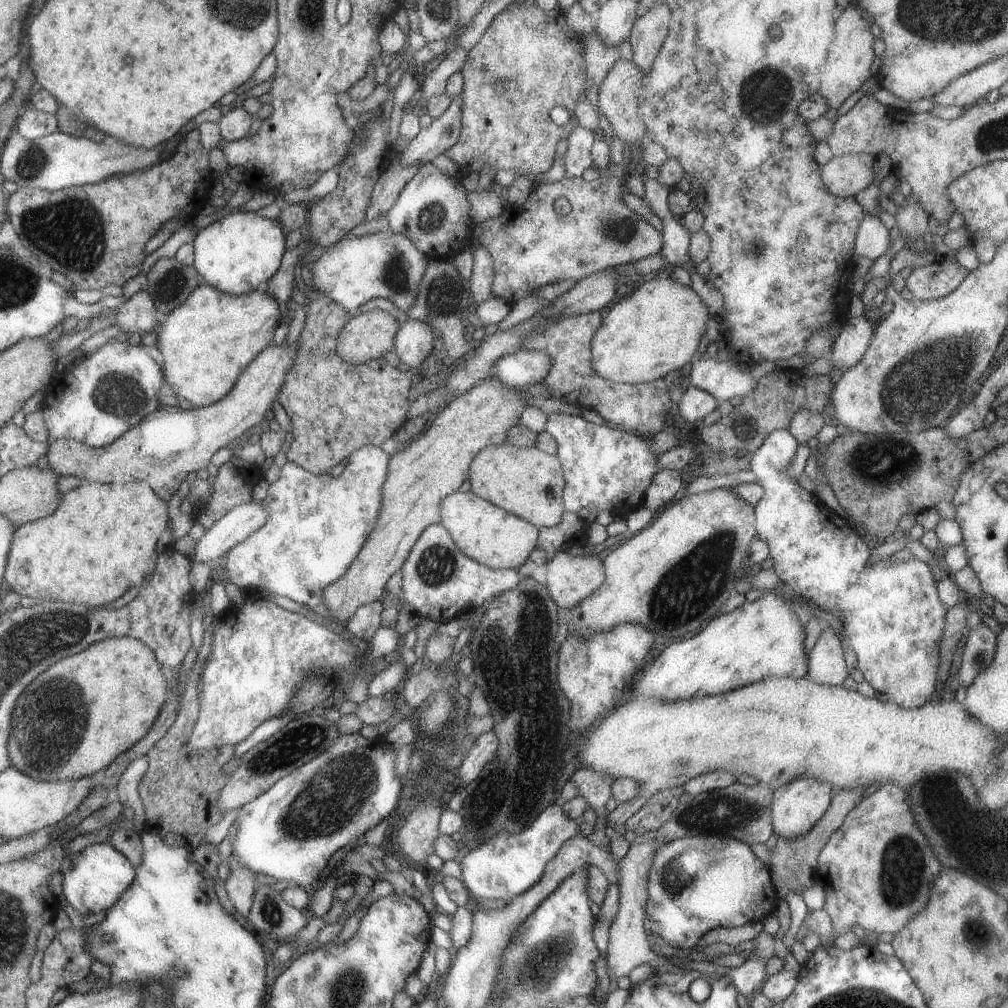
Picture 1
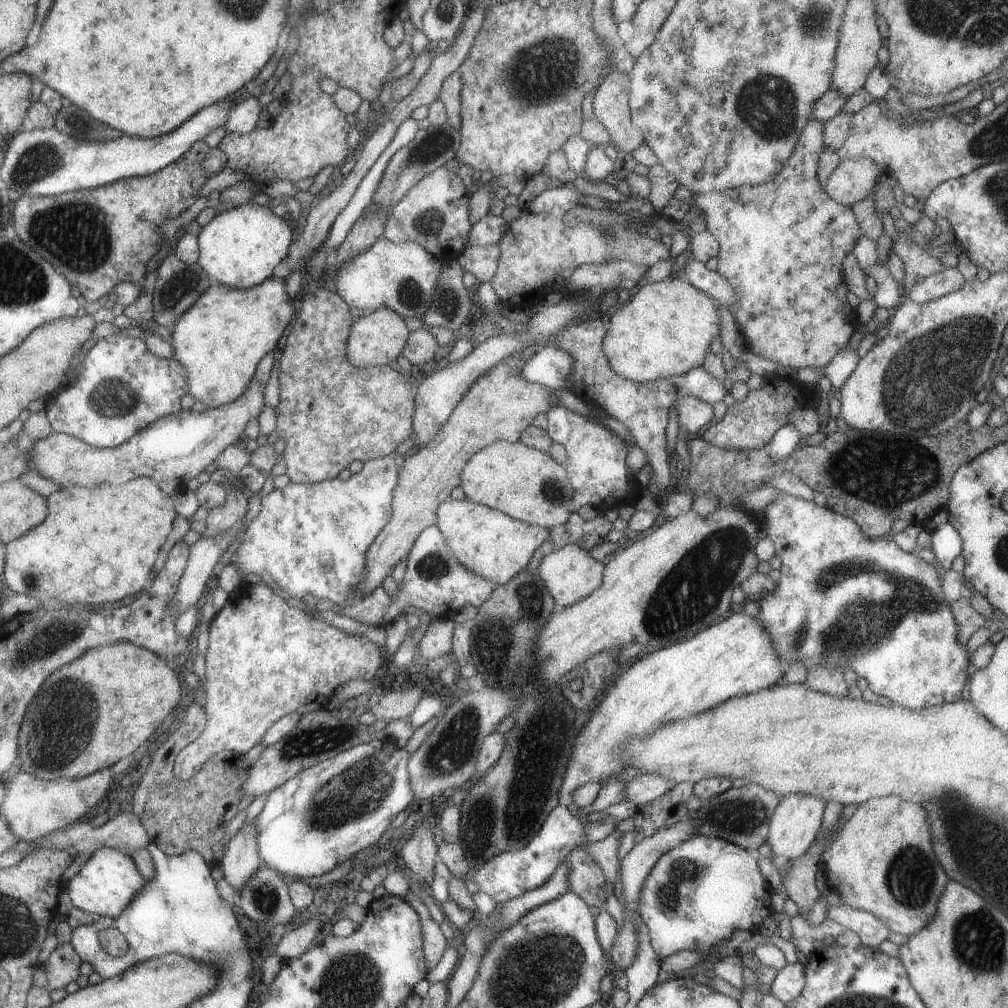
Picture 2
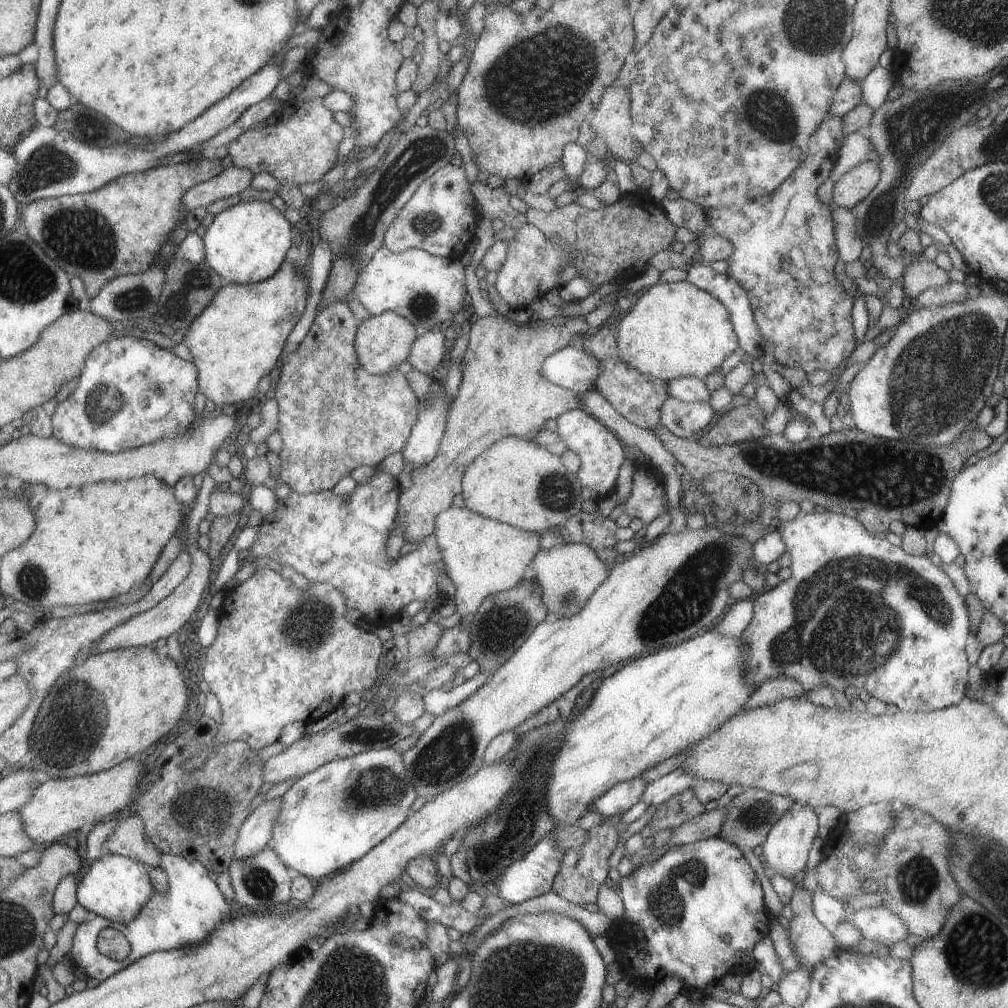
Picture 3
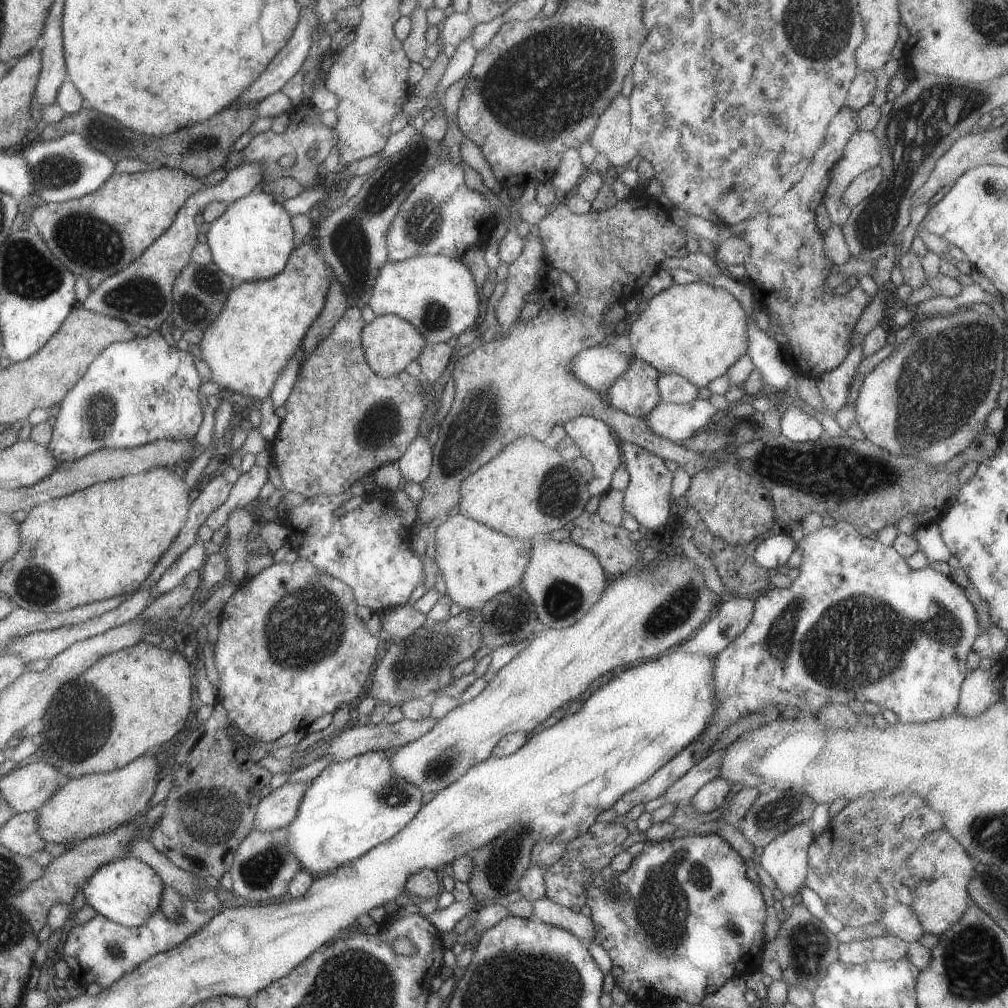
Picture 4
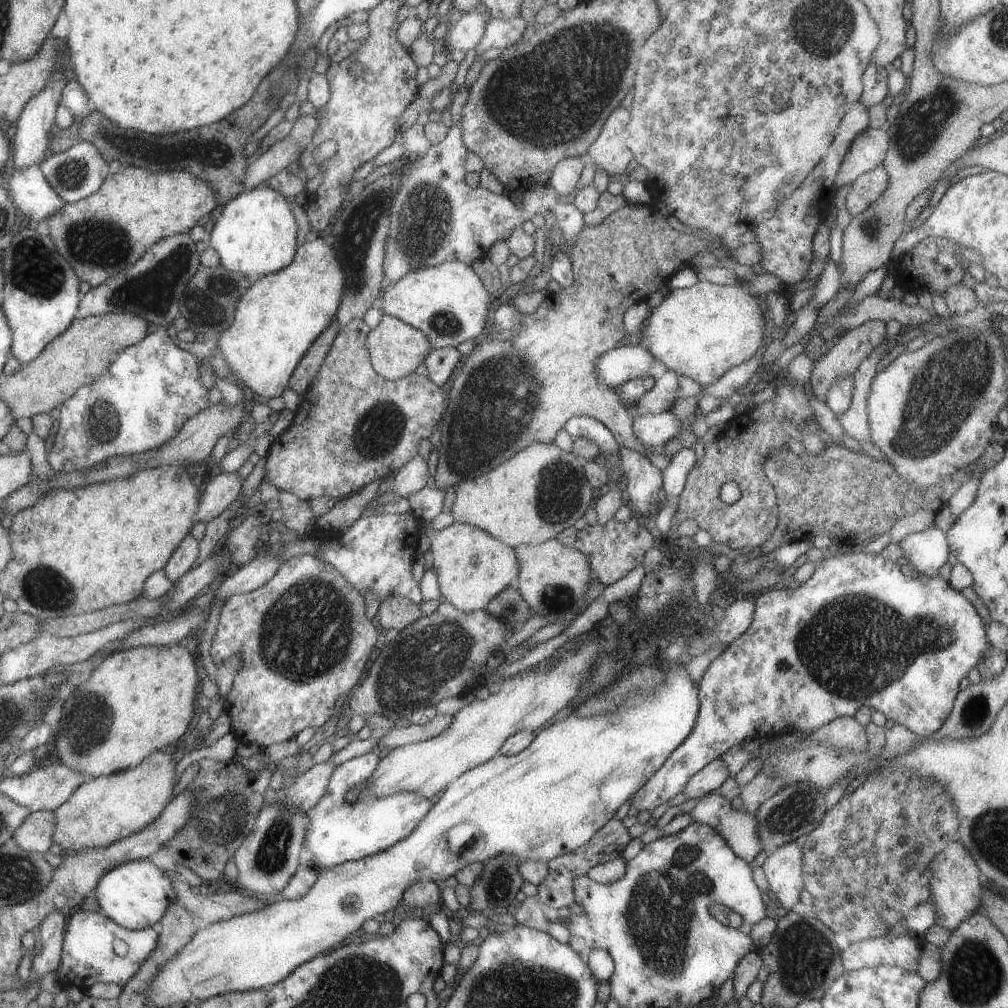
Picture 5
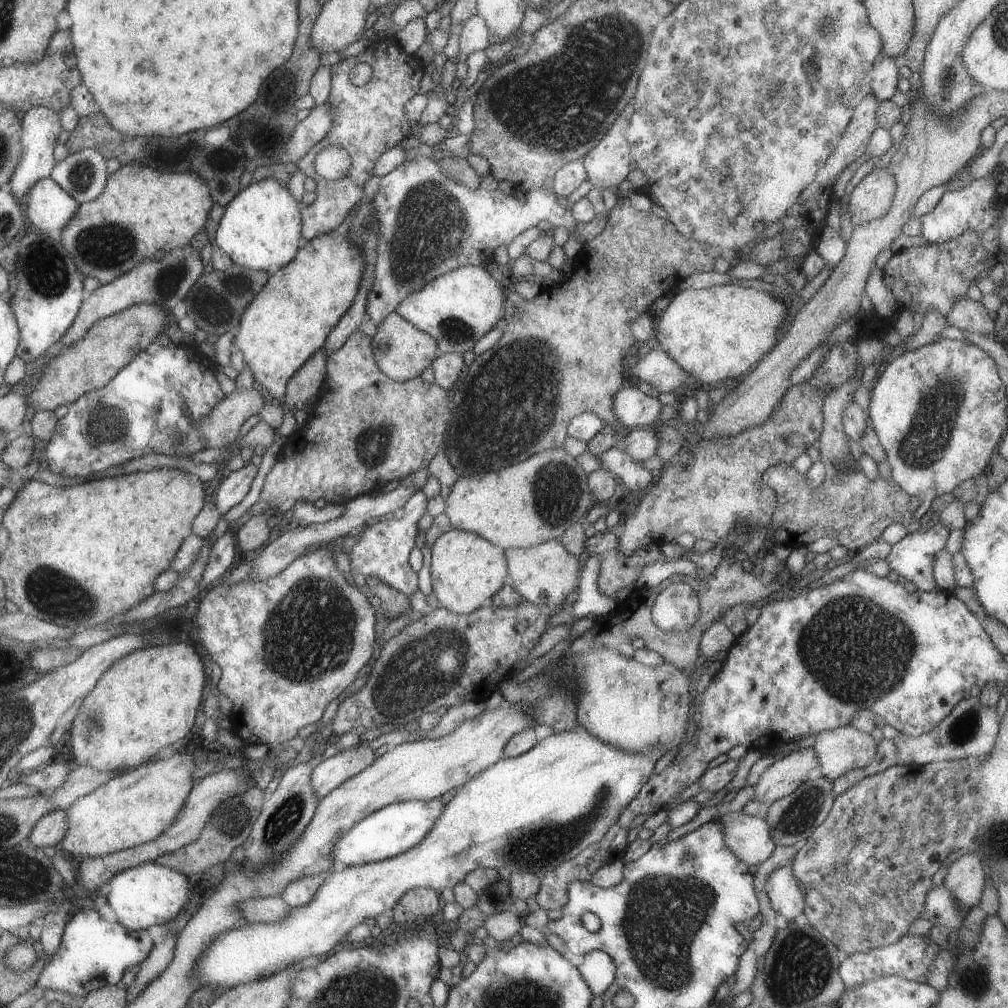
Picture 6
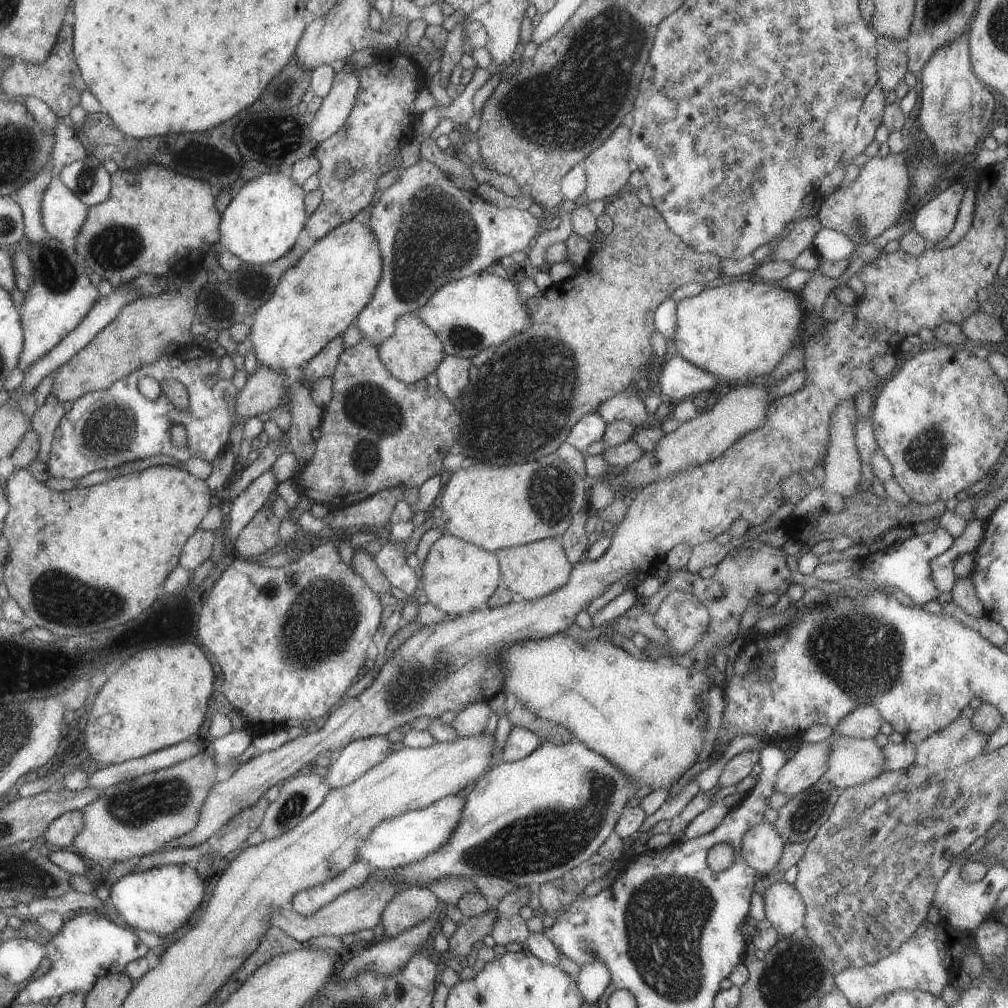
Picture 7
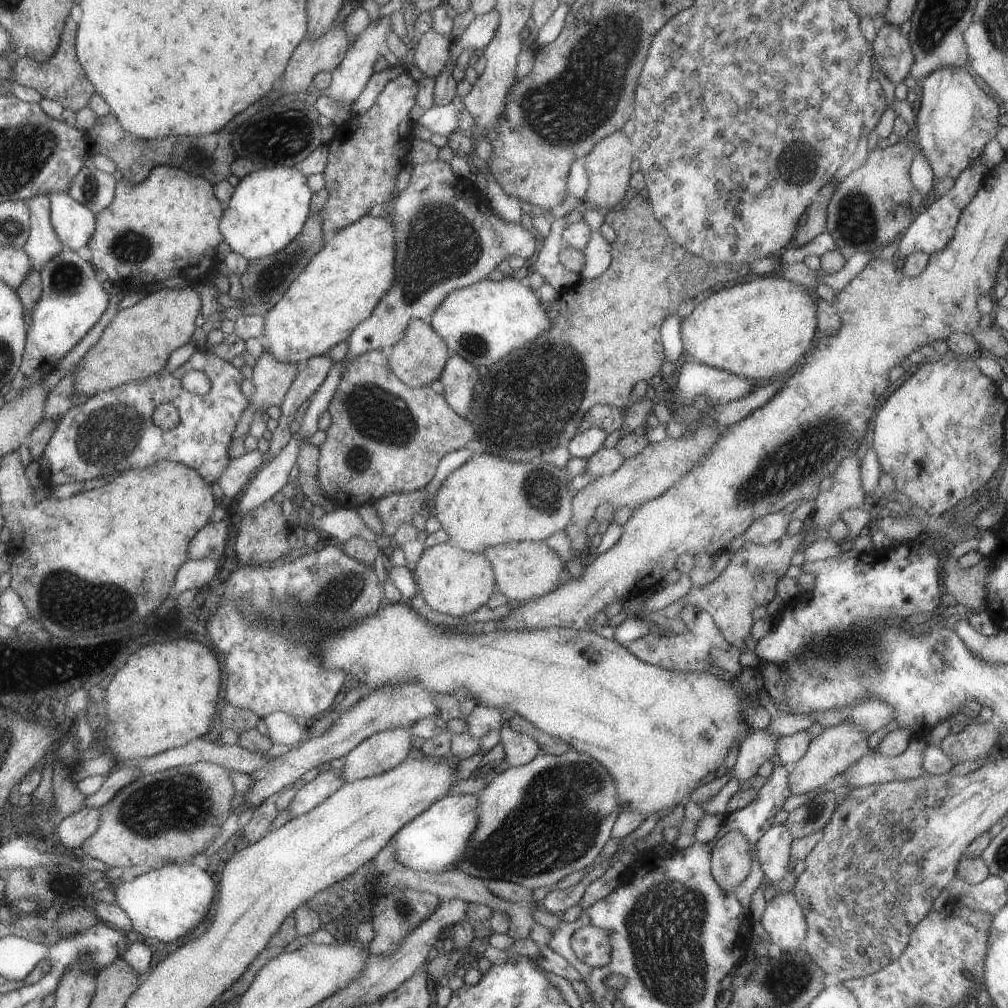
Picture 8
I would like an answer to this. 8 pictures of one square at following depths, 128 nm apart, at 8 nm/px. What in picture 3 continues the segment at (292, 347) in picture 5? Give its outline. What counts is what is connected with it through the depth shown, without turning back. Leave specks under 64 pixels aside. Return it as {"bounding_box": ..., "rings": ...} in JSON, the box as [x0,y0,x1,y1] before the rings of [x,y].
{"bounding_box":[181,260,307,410],"rings":[[[294,260],[287,261],[283,261],[277,272],[267,280],[249,284],[227,283],[219,288],[213,300],[185,330],[181,343],[191,353],[191,362],[197,370],[198,392],[201,392],[207,400],[212,400],[218,410],[224,405],[233,407],[237,402],[251,400],[258,393],[256,387],[259,380],[267,376],[277,364],[287,336],[305,310],[305,296],[307,296],[305,266],[297,272]]]}

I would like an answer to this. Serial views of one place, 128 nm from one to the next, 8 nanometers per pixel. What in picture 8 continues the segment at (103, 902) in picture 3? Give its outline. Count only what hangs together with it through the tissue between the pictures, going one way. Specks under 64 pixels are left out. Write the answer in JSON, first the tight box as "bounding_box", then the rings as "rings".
{"bounding_box":[114,862,218,942],"rings":[[[191,862],[167,863],[137,876],[131,882],[120,882],[114,889],[116,905],[127,914],[137,938],[145,941],[172,942],[191,932],[207,915],[209,905],[218,886],[209,878],[207,872]]]}

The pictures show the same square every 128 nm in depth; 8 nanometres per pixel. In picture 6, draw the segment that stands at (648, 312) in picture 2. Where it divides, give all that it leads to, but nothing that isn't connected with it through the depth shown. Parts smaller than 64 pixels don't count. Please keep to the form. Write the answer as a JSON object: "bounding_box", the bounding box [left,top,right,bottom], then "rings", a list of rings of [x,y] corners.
{"bounding_box":[653,284,787,389],"rings":[[[735,284],[675,290],[665,312],[653,321],[655,338],[659,348],[694,379],[696,387],[707,389],[725,378],[737,378],[750,371],[776,345],[784,331],[787,308],[786,300],[773,293]]]}

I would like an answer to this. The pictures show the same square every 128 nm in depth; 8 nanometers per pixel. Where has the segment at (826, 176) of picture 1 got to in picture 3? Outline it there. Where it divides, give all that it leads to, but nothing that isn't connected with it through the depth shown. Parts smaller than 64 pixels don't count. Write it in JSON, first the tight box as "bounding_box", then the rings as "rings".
{"bounding_box":[831,161,880,209],"rings":[[[876,161],[861,162],[849,172],[845,172],[833,185],[831,203],[835,206],[852,209],[875,188],[880,177]]]}

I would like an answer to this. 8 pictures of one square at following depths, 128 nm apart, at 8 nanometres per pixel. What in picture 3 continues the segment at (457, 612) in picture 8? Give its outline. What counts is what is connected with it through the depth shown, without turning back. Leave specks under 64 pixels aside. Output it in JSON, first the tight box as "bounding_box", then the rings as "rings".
{"bounding_box":[433,505,541,618],"rings":[[[451,505],[437,514],[433,536],[447,575],[454,584],[452,600],[455,610],[461,617],[471,618],[486,596],[510,590],[523,579],[525,567],[539,550],[541,533],[523,532],[519,528],[477,516],[465,507]]]}

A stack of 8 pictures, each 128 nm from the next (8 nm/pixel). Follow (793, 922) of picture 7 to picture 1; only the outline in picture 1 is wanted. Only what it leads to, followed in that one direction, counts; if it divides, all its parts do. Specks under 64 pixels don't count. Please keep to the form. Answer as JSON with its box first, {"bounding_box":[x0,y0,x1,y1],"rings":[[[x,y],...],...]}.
{"bounding_box":[771,778,830,841],"rings":[[[795,778],[789,784],[774,789],[771,801],[773,832],[779,838],[787,838],[790,841],[805,836],[825,814],[830,803],[829,791],[827,782],[817,782],[815,778]]]}

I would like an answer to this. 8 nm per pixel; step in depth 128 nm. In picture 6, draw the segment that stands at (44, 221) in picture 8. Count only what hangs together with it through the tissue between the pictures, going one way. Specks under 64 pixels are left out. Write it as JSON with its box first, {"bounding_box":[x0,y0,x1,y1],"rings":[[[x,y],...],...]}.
{"bounding_box":[8,106,61,212],"rings":[[[32,106],[21,115],[21,158],[8,181],[12,196],[24,212],[24,197],[31,185],[37,180],[48,178],[56,164],[53,152],[56,139],[61,132],[59,113],[46,106]]]}

